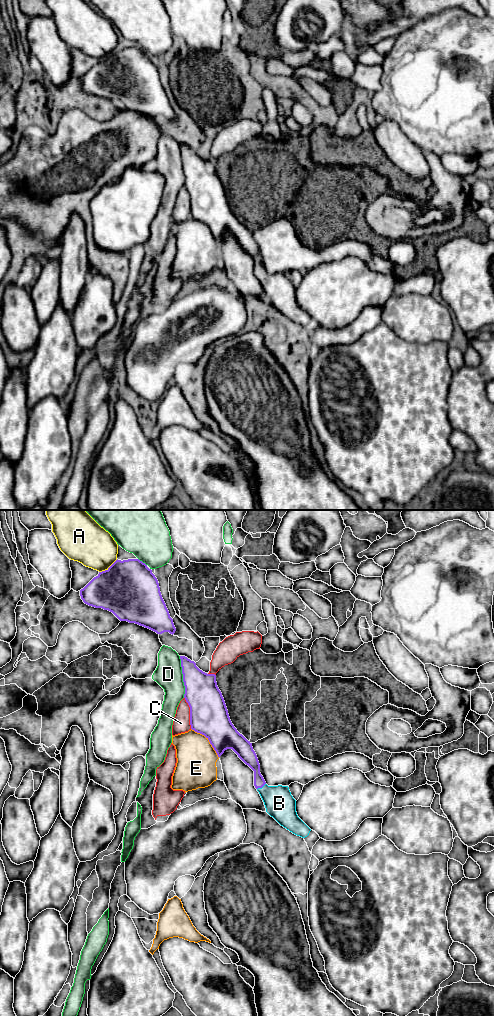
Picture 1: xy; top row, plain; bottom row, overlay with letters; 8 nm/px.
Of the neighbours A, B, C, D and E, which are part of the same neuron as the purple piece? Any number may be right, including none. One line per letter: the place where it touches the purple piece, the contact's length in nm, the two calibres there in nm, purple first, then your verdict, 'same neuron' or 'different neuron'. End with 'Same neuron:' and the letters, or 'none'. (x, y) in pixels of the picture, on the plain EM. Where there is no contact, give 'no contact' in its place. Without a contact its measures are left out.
A: contact xy (109, 55); length 190 nm; calibres 460 and 340 nm; different neuron
B: contact xy (261, 275); length 90 nm; calibres 110 and 240 nm; same neuron
C: contact xy (190, 201); length 260 nm; calibres 300 and 140 nm; different neuron
D: contact xy (183, 165); length 340 nm; calibres 280 and 220 nm; different neuron
E: contact xy (208, 227); length 320 nm; calibres 300 and 320 nm; different neuron
Same neuron: B

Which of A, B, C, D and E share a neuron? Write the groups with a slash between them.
A / B / C / D / E

